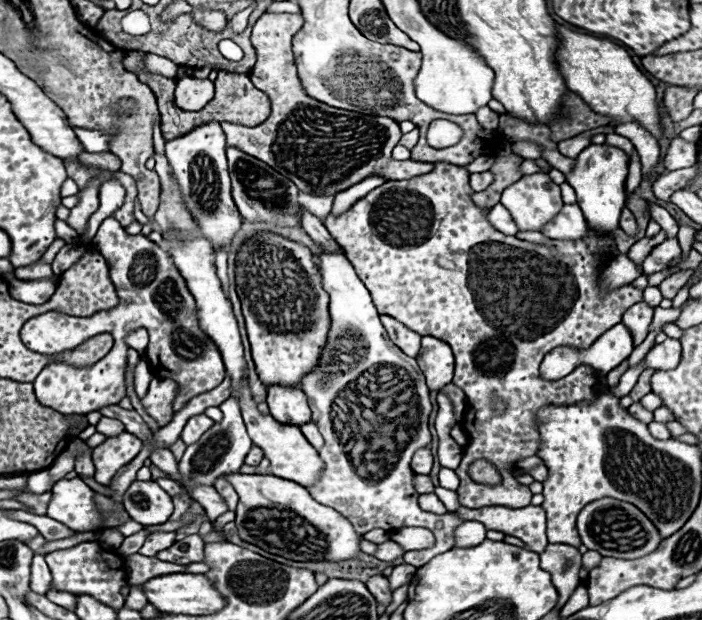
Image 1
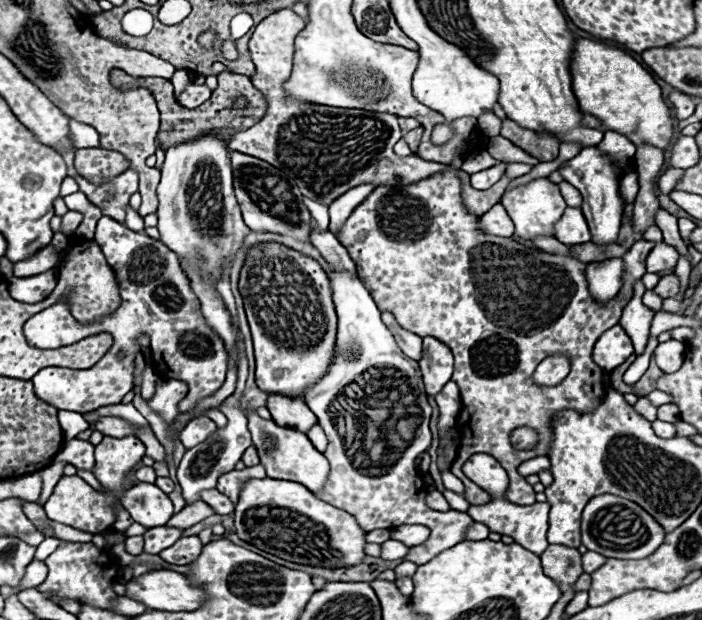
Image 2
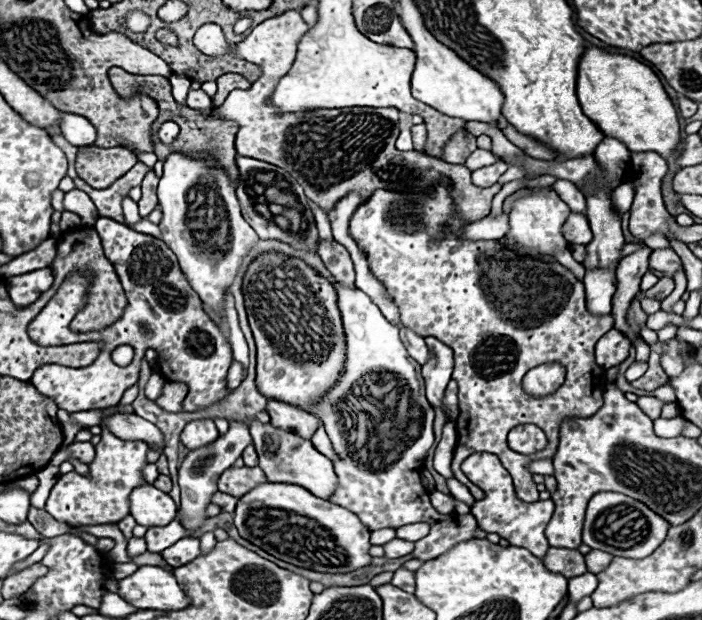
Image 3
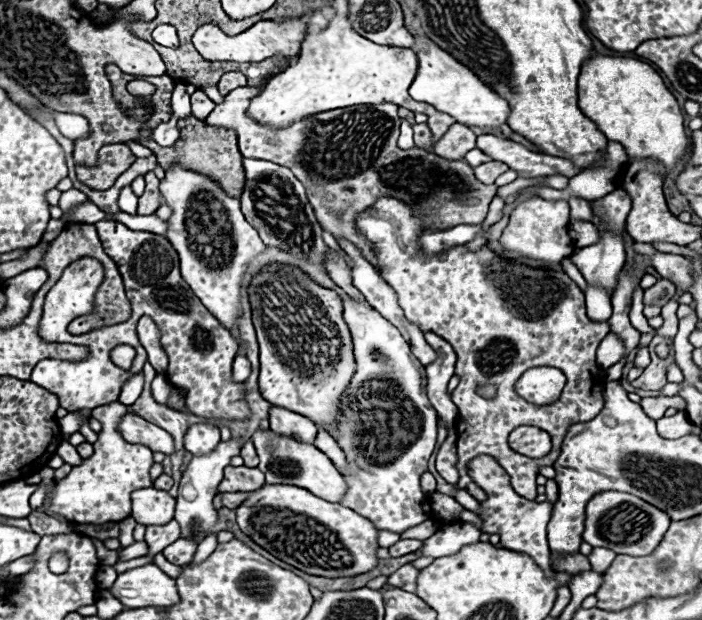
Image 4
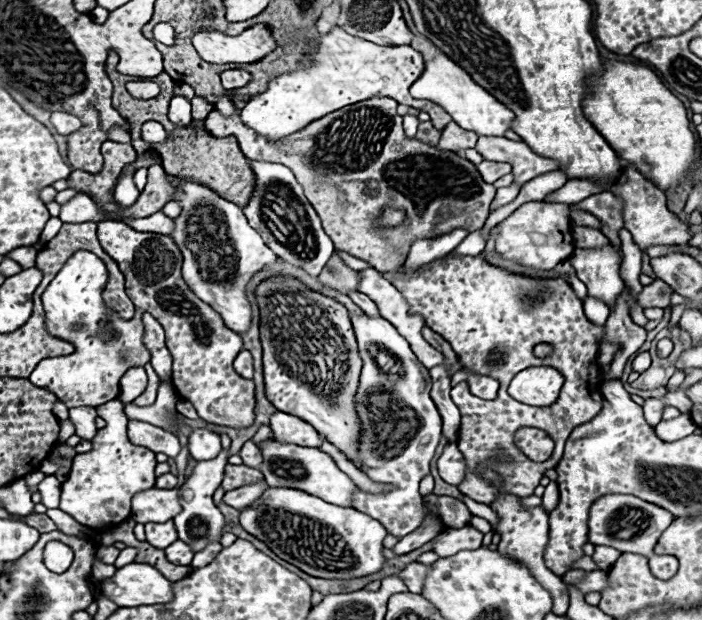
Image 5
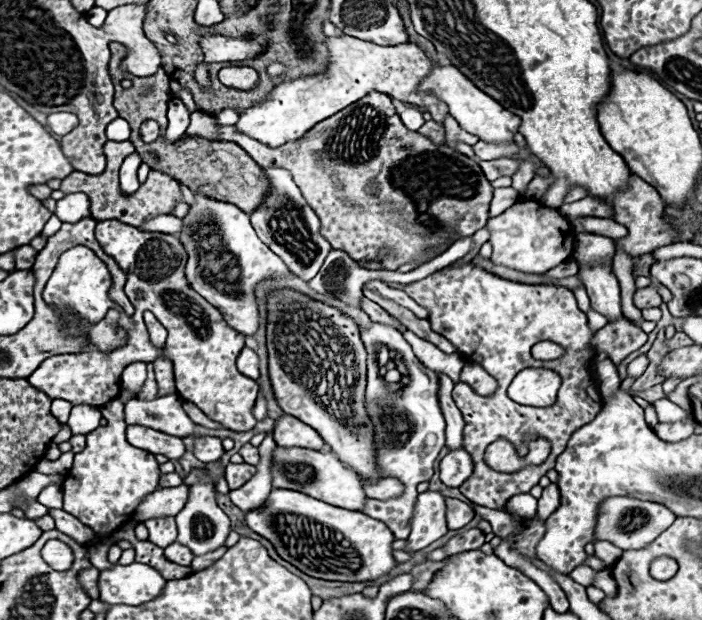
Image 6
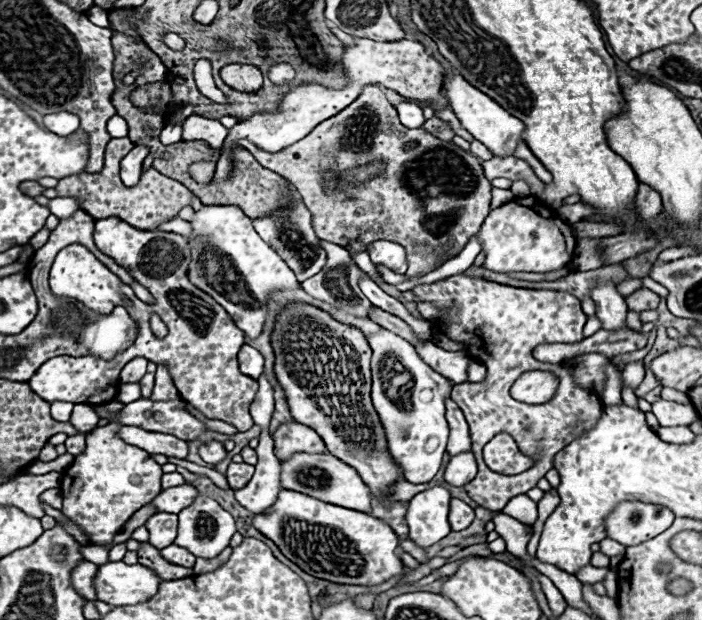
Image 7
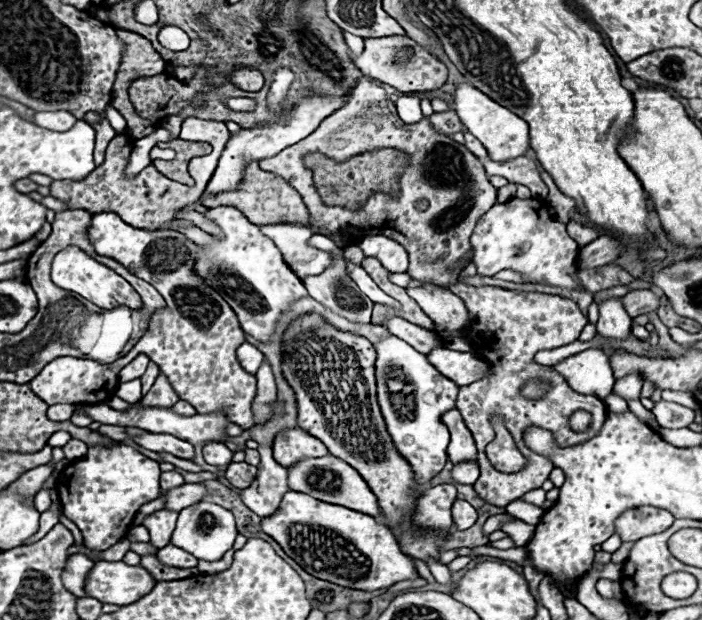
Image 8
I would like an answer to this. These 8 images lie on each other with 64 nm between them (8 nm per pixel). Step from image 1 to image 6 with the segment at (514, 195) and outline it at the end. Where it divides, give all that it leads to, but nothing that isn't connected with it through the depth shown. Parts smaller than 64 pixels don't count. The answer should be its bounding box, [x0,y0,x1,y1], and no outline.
[486,200,574,274]

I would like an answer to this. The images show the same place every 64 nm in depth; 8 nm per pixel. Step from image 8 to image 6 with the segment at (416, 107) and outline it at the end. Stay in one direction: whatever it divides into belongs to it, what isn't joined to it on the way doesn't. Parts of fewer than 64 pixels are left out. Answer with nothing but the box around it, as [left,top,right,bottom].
[400,106,424,130]

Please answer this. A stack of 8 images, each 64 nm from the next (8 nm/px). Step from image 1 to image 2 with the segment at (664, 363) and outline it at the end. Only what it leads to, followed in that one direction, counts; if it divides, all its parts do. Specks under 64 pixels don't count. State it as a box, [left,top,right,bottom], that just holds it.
[654,339,685,374]

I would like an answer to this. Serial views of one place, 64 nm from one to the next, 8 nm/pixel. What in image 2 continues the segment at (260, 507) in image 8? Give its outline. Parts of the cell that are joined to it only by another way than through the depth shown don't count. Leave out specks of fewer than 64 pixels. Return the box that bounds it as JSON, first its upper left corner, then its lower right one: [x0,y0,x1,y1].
[202,490,234,514]

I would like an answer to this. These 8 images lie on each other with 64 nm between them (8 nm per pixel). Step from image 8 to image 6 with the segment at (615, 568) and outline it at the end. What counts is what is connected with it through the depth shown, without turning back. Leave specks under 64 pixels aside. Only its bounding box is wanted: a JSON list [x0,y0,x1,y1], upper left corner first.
[570,566,596,586]

